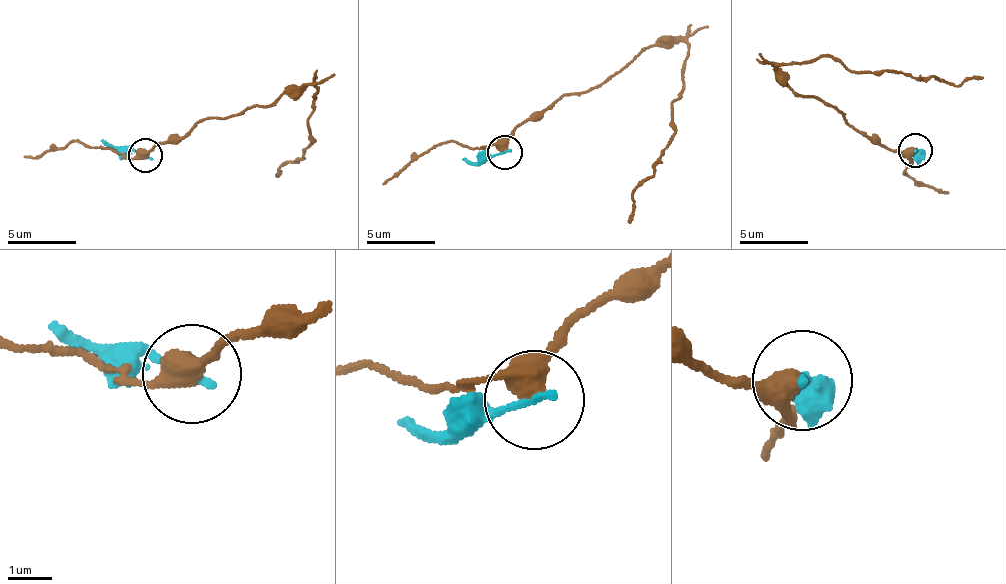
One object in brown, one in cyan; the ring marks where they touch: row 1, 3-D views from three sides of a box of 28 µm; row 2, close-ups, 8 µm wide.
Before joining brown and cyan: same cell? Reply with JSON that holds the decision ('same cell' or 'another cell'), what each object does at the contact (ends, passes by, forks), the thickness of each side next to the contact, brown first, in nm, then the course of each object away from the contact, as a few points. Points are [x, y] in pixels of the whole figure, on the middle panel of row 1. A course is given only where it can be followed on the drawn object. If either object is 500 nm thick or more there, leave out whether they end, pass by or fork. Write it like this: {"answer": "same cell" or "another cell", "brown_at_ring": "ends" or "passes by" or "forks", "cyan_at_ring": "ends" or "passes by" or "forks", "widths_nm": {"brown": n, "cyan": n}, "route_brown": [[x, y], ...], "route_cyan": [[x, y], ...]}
{"answer": "another cell", "brown_at_ring": "passes by", "cyan_at_ring": "ends", "widths_nm": {"brown": 440, "cyan": 170}, "route_brown": [[503, 152], [524, 122], [603, 85], [644, 50], [683, 40], [689, 55], [672, 138], [634, 187], [628, 223]], "route_cyan": [[503, 152], [467, 163], [460, 159]]}

